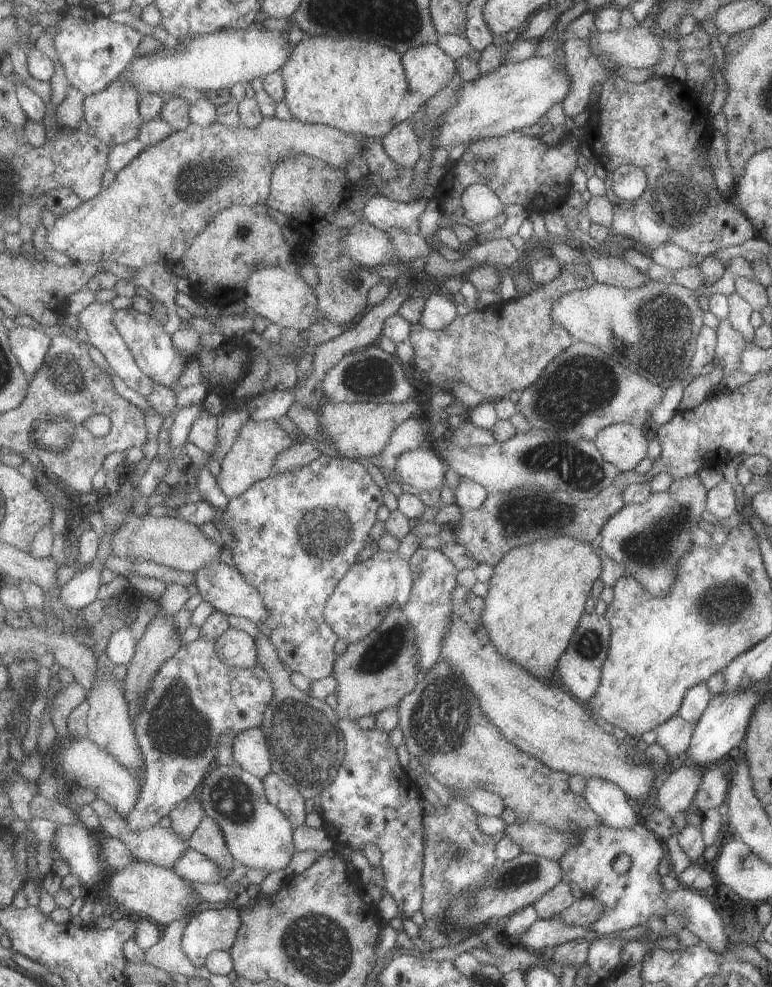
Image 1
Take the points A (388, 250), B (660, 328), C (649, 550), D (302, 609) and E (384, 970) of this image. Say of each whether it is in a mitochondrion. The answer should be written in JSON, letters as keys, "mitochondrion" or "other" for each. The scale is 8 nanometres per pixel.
{"A":"other","B":"mitochondrion","C":"mitochondrion","D":"other","E":"other"}

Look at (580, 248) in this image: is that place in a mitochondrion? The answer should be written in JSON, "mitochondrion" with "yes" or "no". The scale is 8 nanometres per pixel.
{"mitochondrion":"no"}

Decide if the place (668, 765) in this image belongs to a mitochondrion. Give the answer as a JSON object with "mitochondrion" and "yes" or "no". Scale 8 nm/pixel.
{"mitochondrion":"no"}

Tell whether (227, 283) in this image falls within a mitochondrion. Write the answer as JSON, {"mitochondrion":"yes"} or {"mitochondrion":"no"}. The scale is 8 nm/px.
{"mitochondrion":"no"}

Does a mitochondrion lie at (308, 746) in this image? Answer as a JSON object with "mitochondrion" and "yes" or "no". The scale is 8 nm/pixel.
{"mitochondrion":"yes"}

